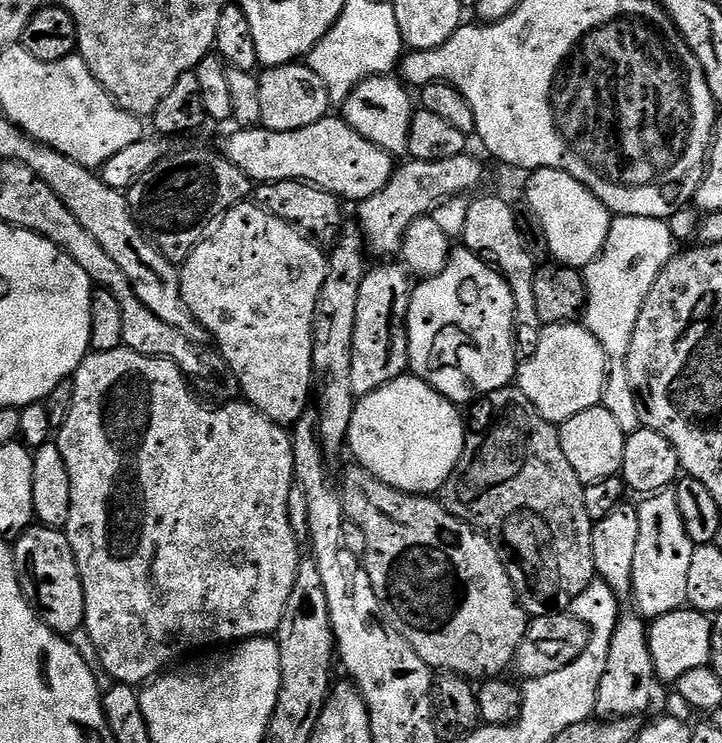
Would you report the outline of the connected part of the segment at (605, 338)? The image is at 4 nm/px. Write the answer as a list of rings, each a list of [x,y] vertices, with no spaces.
[[[616,216],[610,226],[610,234],[594,262],[583,269],[588,307],[582,317],[590,334],[598,338],[602,350],[610,361],[608,385],[604,388],[602,407],[610,410],[622,426],[625,434],[641,428],[638,418],[638,402],[628,377],[628,351],[630,338],[634,338],[634,326],[638,326],[638,314],[658,278],[658,274],[672,261],[672,228],[668,220]]]

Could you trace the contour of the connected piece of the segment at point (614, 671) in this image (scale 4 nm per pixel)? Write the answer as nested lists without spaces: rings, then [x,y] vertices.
[[[639,614],[621,615],[616,629],[610,638],[610,654],[606,658],[606,674],[598,686],[595,715],[601,721],[626,719],[628,716],[645,715],[644,711],[652,704],[658,681],[654,670],[654,658],[650,654],[648,641],[649,625]]]

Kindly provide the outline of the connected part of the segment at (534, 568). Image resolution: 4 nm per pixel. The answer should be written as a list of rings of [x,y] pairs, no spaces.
[[[518,386],[500,388],[488,396],[479,397],[471,405],[470,411],[472,413],[467,413],[466,416],[462,458],[442,489],[444,508],[450,514],[457,516],[459,520],[463,520],[465,524],[472,525],[477,532],[484,533],[488,541],[496,547],[506,570],[510,574],[516,597],[520,600],[520,605],[524,607],[524,611],[528,613],[529,617],[567,613],[572,607],[574,598],[578,598],[578,594],[582,594],[582,590],[586,590],[592,585],[593,580],[597,579],[597,574],[594,566],[594,546],[592,545],[594,521],[590,518],[590,514],[586,514],[586,498],[584,497],[586,485],[580,481],[578,474],[574,474],[574,470],[566,458],[566,453],[562,451],[559,427],[550,423],[546,418],[542,418],[542,414],[538,414],[534,402],[530,402],[530,398],[526,398],[526,394],[522,394],[522,390]]]

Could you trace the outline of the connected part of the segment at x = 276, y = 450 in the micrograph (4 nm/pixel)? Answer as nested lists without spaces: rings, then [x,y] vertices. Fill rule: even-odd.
[[[123,346],[88,355],[80,363],[72,385],[74,406],[70,406],[70,418],[66,418],[54,442],[60,447],[62,462],[66,462],[66,471],[70,473],[70,518],[66,531],[82,578],[83,631],[88,632],[96,647],[95,659],[106,666],[115,683],[143,686],[171,665],[168,663],[179,654],[180,647],[204,648],[212,643],[232,646],[241,640],[275,634],[282,622],[282,614],[286,614],[302,559],[302,544],[290,526],[288,513],[290,490],[296,474],[291,435],[247,402],[205,406],[194,395],[173,360],[150,358]]]

